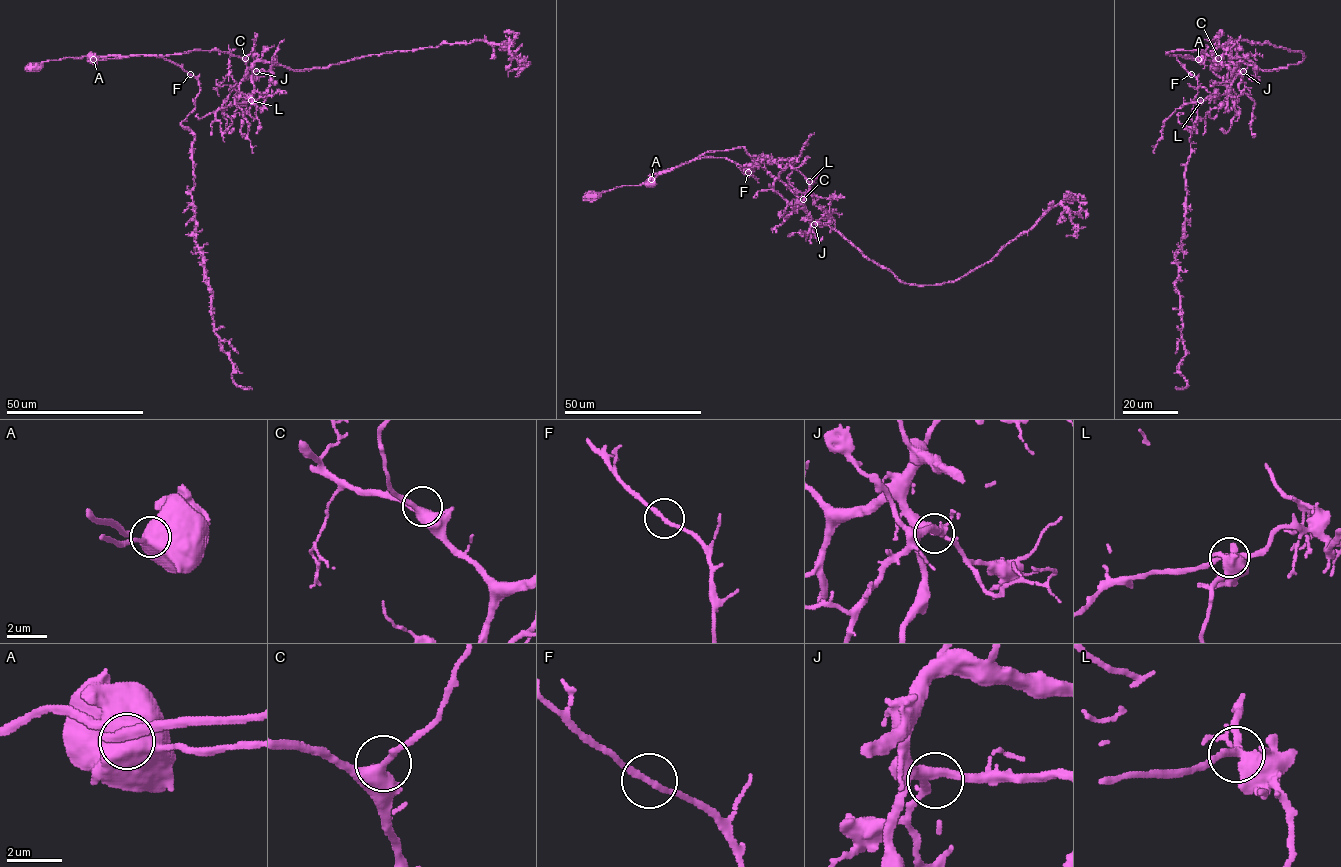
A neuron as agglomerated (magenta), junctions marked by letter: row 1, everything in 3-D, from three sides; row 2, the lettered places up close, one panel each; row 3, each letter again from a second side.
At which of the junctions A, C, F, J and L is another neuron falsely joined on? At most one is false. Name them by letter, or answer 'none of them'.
A

